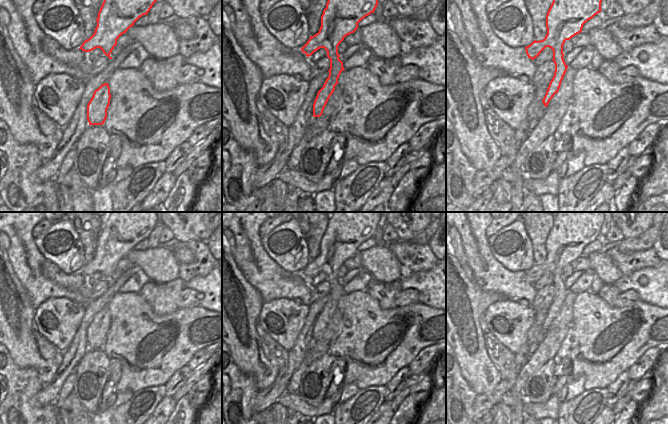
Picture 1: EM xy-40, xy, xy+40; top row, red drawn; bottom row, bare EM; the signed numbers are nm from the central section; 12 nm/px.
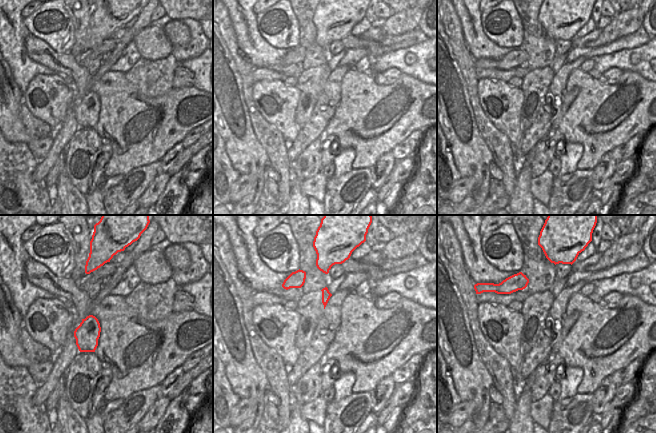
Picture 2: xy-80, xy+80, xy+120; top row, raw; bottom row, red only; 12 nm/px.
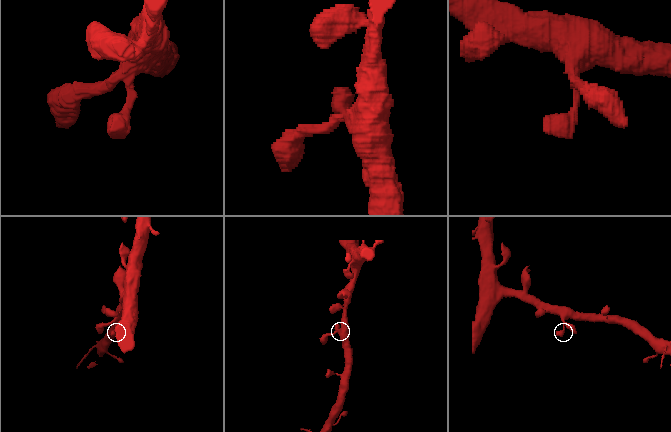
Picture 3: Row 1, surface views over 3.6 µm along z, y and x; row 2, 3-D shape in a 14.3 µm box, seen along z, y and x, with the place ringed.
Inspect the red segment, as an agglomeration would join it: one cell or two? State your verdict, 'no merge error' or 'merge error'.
no merge error

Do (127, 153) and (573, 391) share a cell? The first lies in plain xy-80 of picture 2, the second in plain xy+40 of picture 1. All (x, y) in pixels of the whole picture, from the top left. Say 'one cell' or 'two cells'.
two cells

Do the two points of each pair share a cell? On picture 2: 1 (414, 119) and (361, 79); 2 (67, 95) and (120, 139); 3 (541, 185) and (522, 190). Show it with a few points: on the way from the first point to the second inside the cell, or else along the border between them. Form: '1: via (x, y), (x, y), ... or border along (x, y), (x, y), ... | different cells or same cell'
1: via (417, 98), (402, 80), (382, 90) | same cell
2: border along (72, 84), (76, 92) | different cells
3: border along (532, 177), (530, 192), (534, 197) | different cells

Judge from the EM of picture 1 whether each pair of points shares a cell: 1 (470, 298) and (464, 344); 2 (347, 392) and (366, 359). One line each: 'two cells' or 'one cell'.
1: one cell
2: two cells

